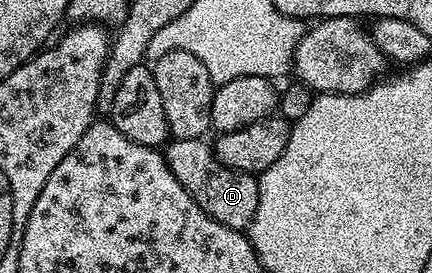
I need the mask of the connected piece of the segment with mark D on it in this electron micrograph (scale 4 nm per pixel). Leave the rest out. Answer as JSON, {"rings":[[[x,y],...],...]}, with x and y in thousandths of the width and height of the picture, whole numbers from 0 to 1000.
{"rings":[[[479,509],[398,513],[377,546],[380,586],[394,608],[403,652],[421,667],[421,696],[514,828],[532,828],[546,850],[565,850],[583,821],[588,769],[597,769],[597,696],[602,663],[586,634],[549,630],[521,608]]]}

